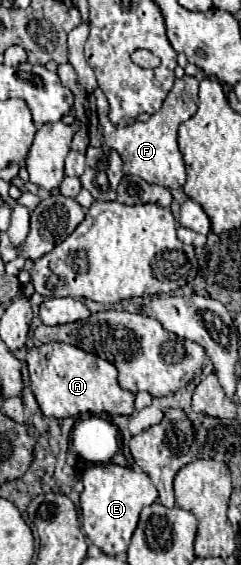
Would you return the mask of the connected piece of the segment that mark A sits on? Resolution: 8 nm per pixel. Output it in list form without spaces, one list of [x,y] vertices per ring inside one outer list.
[[[50,342],[28,350],[26,364],[30,372],[30,388],[44,416],[68,418],[84,412],[130,416],[134,412],[134,394],[118,386],[116,368],[96,354],[84,352],[72,344]]]

